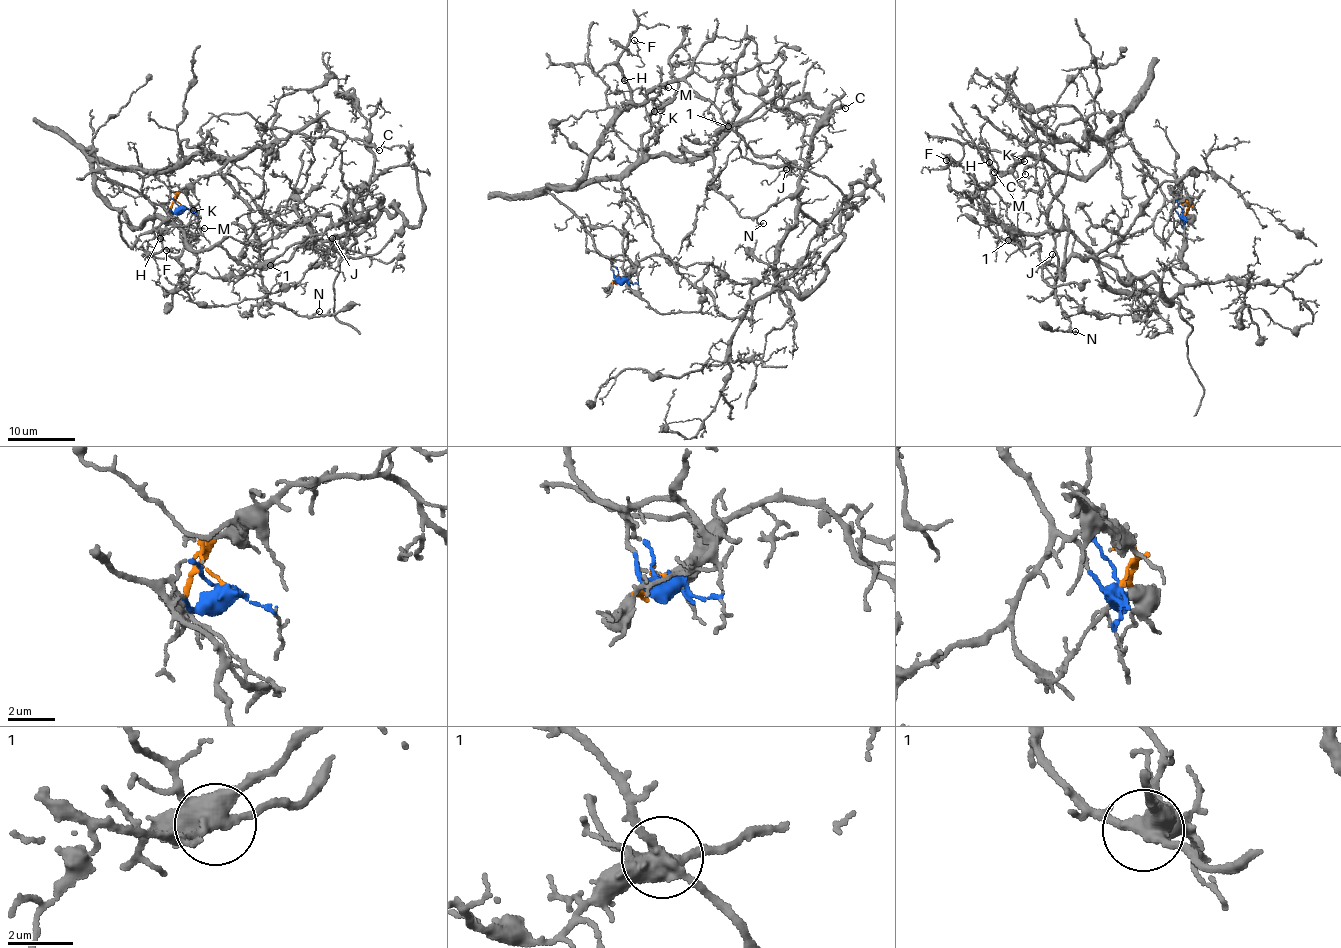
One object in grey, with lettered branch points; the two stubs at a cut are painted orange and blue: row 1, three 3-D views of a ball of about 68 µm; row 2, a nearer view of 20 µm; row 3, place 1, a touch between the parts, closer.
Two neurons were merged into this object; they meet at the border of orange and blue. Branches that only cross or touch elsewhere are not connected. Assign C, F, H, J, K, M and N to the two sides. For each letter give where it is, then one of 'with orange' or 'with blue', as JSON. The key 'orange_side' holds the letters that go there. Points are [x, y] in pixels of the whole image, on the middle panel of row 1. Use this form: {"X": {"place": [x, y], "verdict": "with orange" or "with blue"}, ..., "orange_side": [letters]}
{"C": {"place": [845, 108], "verdict": "with blue"}, "F": {"place": [634, 40], "verdict": "with blue"}, "H": {"place": [624, 80], "verdict": "with blue"}, "J": {"place": [786, 169], "verdict": "with blue"}, "K": {"place": [654, 111], "verdict": "with blue"}, "M": {"place": [668, 87], "verdict": "with blue"}, "N": {"place": [763, 223], "verdict": "with blue"}, "orange_side": []}

